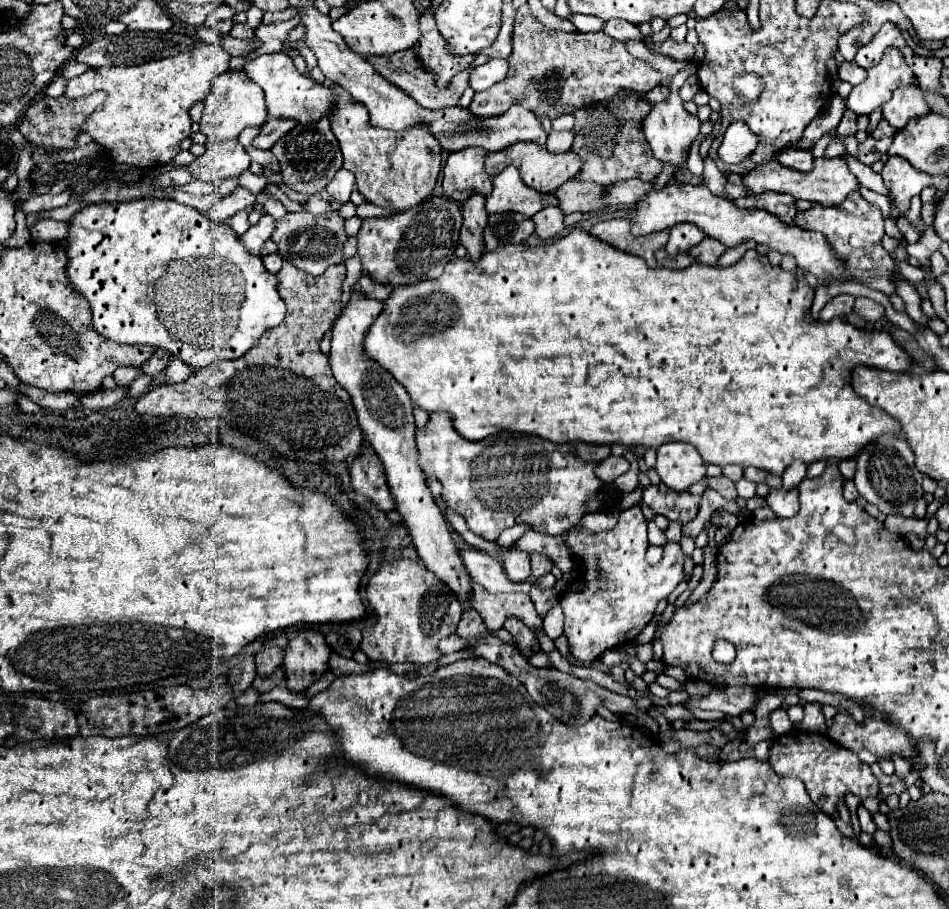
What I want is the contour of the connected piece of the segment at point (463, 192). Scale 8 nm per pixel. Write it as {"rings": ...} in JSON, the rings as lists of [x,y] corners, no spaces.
{"rings":[[[471,146],[459,152],[451,152],[443,168],[443,192],[455,202],[465,202],[473,192],[485,196],[491,194],[493,176],[485,170],[487,150],[481,146]]]}

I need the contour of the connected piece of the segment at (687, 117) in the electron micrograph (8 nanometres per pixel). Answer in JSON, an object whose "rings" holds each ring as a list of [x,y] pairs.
{"rings":[[[681,71],[671,81],[671,98],[653,106],[651,112],[641,120],[641,128],[645,132],[645,138],[655,154],[657,160],[661,162],[673,162],[675,168],[679,168],[683,162],[685,162],[685,156],[687,156],[687,148],[691,146],[691,142],[697,138],[699,134],[699,128],[701,128],[701,122],[697,116],[689,114],[685,108],[683,108],[683,100],[679,98],[678,91],[689,77],[688,71]]]}

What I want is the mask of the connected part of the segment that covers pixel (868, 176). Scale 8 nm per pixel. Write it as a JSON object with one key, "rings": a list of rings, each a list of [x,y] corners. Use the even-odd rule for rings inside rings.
{"rings":[[[847,156],[847,162],[849,162],[849,170],[857,176],[857,180],[859,180],[861,186],[865,186],[865,188],[869,188],[869,190],[873,190],[873,192],[879,192],[879,194],[891,198],[887,186],[883,186],[883,178],[881,178],[881,174],[875,174],[869,166],[865,166],[863,162],[859,162],[857,158]]]}

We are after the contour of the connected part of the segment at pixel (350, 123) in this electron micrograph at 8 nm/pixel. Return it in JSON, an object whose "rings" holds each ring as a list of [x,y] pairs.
{"rings":[[[331,84],[331,88],[335,92],[333,112],[329,114],[331,130],[343,154],[343,168],[355,174],[357,190],[361,196],[367,202],[385,208],[387,212],[407,210],[425,200],[433,192],[441,170],[441,146],[429,128],[425,124],[417,124],[407,128],[405,134],[371,128],[369,112],[365,106],[353,100],[341,86]]]}

